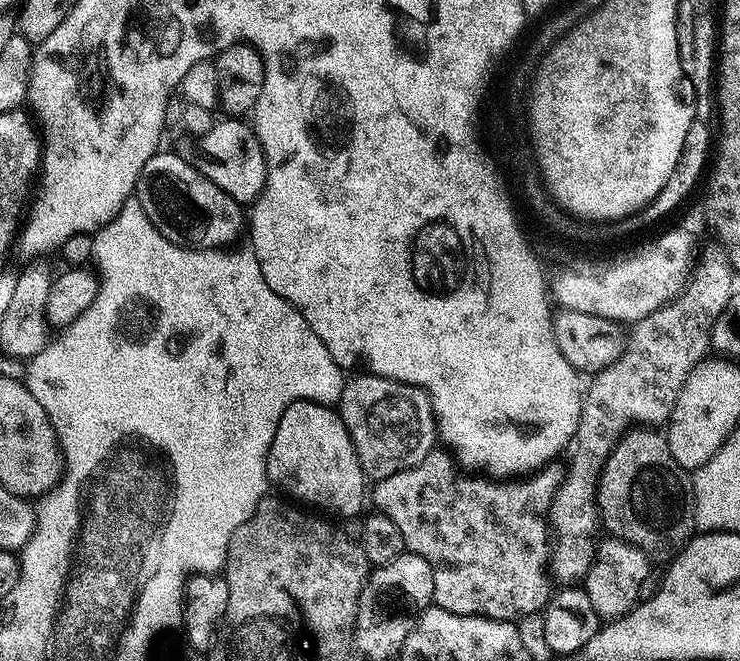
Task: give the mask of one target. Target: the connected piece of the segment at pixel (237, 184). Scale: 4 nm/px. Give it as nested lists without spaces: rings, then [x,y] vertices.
[[[222,118],[215,121],[206,134],[180,141],[174,150],[206,174],[220,189],[225,190],[242,206],[253,203],[265,184],[265,156],[251,125],[246,126],[240,118]]]

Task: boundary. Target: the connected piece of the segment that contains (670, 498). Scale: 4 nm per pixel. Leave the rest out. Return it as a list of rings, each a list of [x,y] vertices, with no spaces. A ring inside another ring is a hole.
[[[635,428],[626,432],[623,439],[608,456],[600,472],[596,490],[597,508],[601,523],[611,537],[635,546],[656,562],[666,562],[679,555],[695,531],[692,479],[689,471],[679,466],[670,452],[667,437],[650,428]]]

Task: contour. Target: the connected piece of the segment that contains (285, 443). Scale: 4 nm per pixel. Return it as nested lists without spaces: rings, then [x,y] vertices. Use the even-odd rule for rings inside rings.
[[[299,400],[284,411],[282,422],[278,422],[278,430],[274,430],[274,442],[268,451],[268,478],[273,485],[281,484],[293,501],[316,510],[323,510],[325,513],[337,512],[340,518],[359,517],[360,507],[366,504],[366,477],[358,462],[354,442],[342,422],[339,411],[326,404]]]

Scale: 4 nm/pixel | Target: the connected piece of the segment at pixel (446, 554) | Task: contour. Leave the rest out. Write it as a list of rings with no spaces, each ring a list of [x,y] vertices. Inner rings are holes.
[[[434,450],[426,454],[426,458],[418,466],[410,466],[406,470],[398,470],[398,474],[390,474],[390,478],[382,478],[375,481],[370,488],[370,504],[375,511],[382,513],[402,533],[404,547],[415,556],[426,558],[430,562],[430,570],[434,574],[434,594],[432,599],[435,607],[442,610],[450,610],[454,614],[463,616],[489,616],[492,620],[510,620],[519,622],[523,616],[529,616],[535,612],[543,613],[549,599],[548,584],[550,574],[546,567],[550,562],[550,525],[544,515],[552,505],[554,494],[560,488],[564,480],[565,465],[560,462],[545,464],[543,468],[531,473],[527,478],[519,482],[497,482],[492,478],[481,478],[476,474],[462,474],[455,459],[447,451]]]

